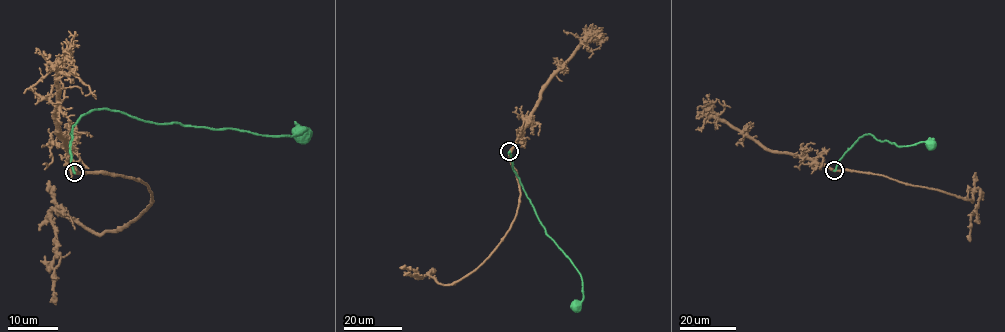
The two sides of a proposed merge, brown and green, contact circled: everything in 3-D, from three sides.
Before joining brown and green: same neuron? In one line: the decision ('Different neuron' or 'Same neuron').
Same neuron

